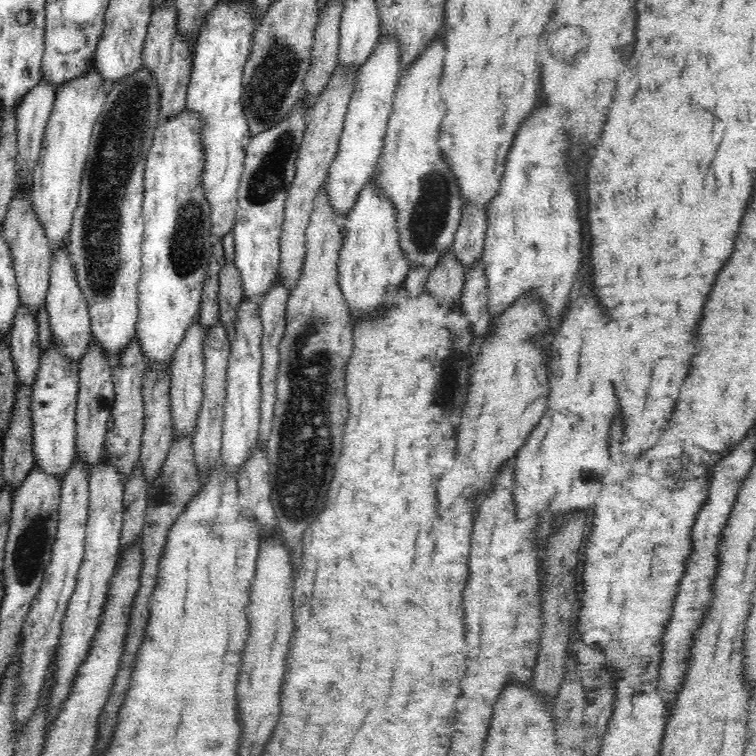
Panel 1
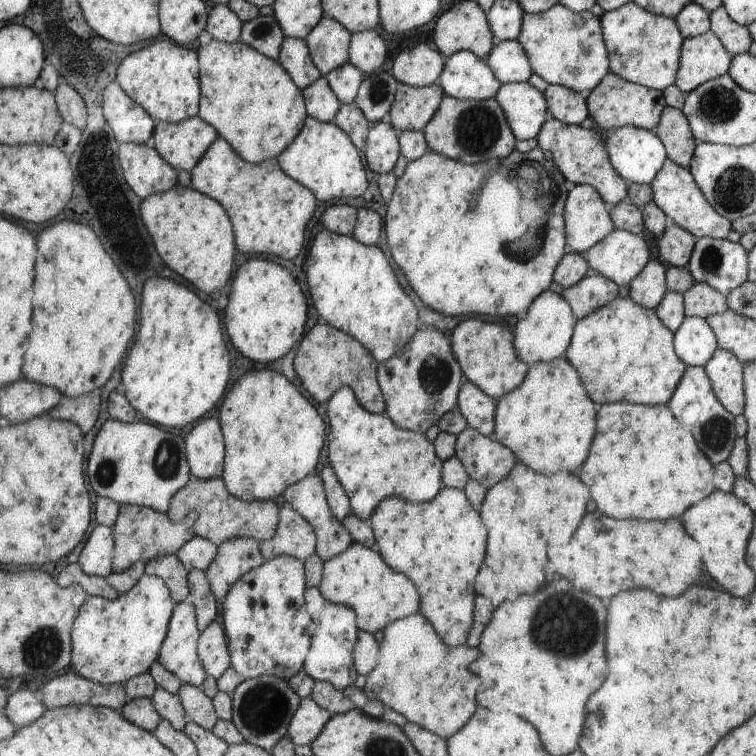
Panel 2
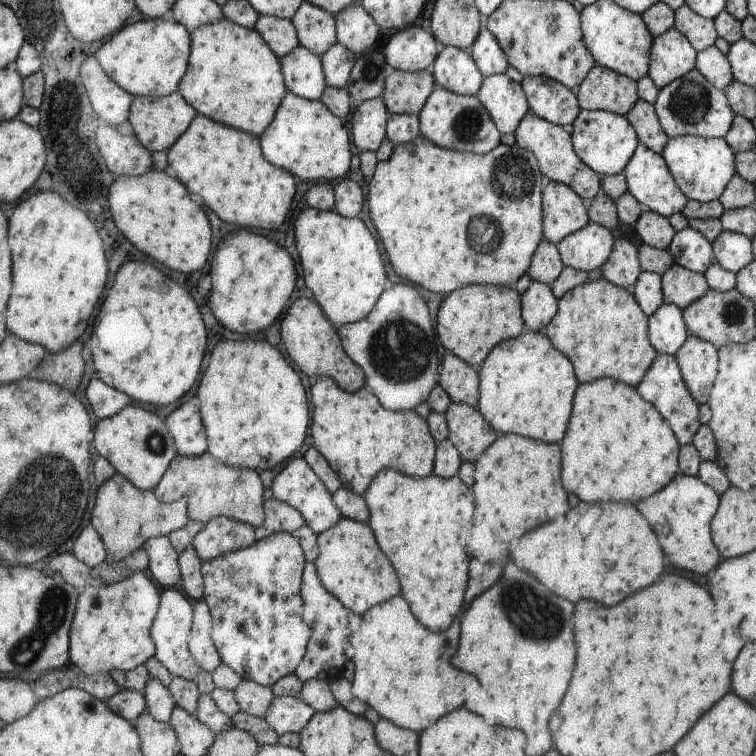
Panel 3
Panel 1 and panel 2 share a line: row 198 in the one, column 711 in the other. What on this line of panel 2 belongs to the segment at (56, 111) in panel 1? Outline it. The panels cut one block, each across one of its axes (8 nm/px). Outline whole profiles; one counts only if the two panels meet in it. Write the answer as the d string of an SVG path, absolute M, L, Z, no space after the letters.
M711 30L688 37L683 41L675 85L684 94L690 93L703 82L726 74L733 58Z

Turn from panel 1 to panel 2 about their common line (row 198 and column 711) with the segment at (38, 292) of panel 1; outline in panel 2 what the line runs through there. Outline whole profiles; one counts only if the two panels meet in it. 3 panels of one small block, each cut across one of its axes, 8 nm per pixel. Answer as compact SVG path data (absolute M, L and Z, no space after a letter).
M720 5L711 13L711 31L720 39L724 48L735 57L740 53L748 53L752 39L746 26L740 26Z

